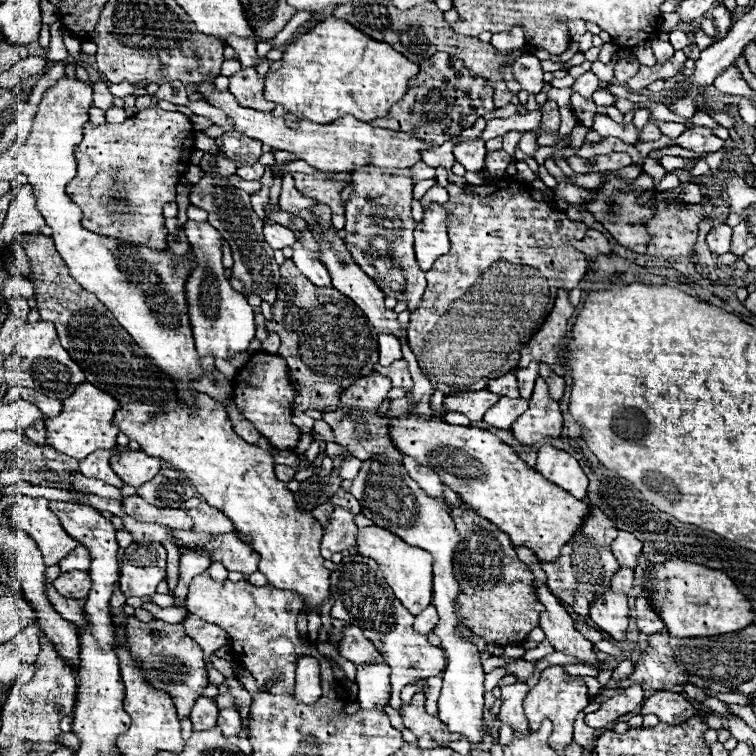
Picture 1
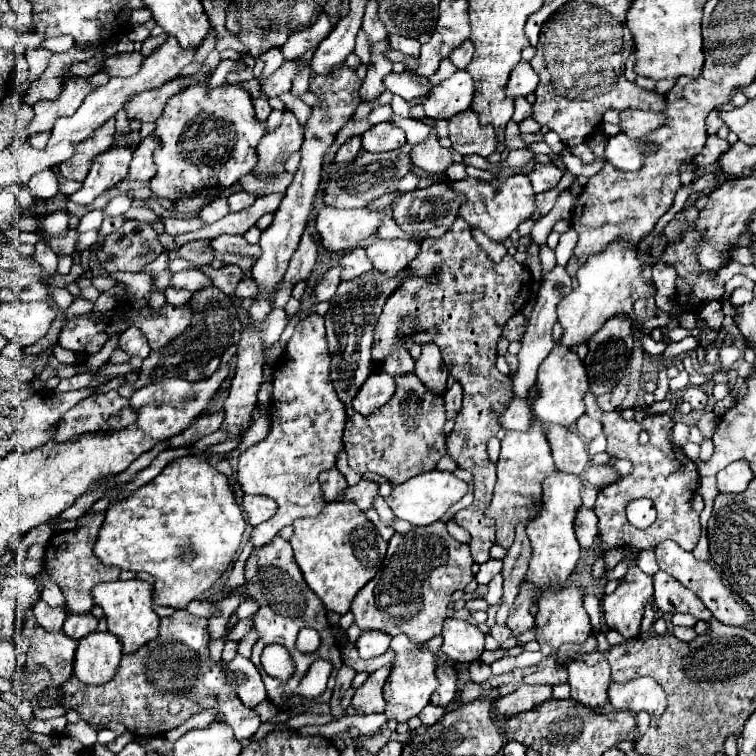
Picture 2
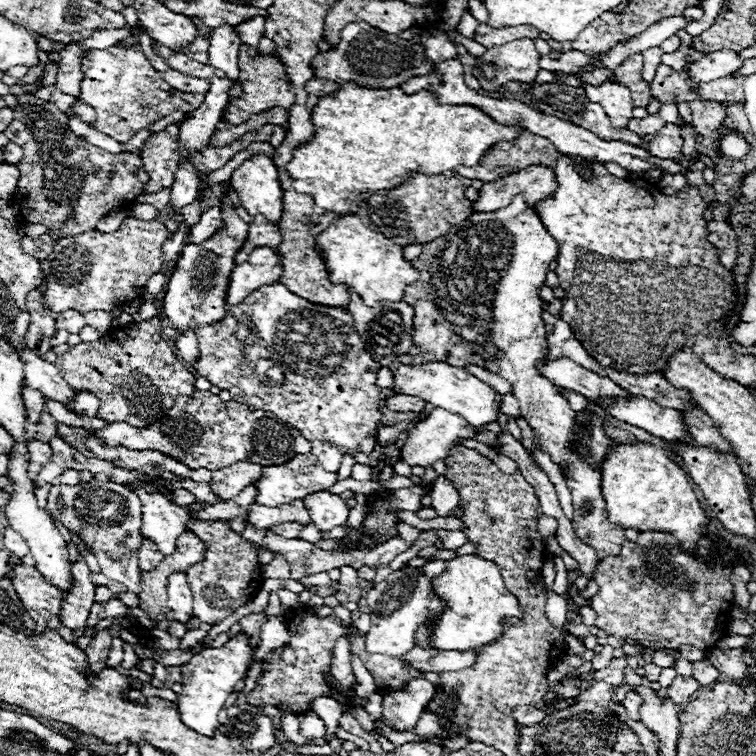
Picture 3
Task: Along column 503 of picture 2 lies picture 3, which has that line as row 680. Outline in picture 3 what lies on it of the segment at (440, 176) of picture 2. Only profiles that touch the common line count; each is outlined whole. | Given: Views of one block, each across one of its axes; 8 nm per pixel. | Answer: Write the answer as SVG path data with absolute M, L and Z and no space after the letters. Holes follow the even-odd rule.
M244 632L232 636L222 648L206 648L200 654L194 654L192 660L182 666L182 692L176 700L182 722L204 736L212 736L214 730L220 726L218 712L222 710L236 682L246 676L246 670L252 666L254 656L256 648L250 646Z

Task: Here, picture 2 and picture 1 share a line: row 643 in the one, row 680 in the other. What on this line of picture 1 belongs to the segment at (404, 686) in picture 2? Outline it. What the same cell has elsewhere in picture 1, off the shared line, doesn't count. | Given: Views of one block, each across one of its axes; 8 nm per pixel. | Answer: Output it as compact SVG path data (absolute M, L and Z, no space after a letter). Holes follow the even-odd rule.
M348 554L330 574L332 600L334 606L330 610L332 618L340 618L358 626L364 636L368 636L386 656L386 664L392 668L392 698L390 706L400 710L400 690L406 684L412 684L416 678L438 676L444 670L444 650L432 646L424 634L418 634L412 624L414 616L396 600L394 592L388 588L378 564L362 554Z

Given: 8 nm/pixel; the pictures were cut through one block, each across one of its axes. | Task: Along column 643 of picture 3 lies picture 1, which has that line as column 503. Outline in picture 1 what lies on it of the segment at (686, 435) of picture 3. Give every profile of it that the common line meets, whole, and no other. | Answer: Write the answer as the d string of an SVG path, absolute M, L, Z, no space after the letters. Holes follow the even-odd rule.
M508 396L500 398L496 408L490 408L486 414L484 414L484 422L488 422L490 426L494 428L500 428L500 430L510 430L512 424L516 422L516 418L528 408L528 400L512 400Z

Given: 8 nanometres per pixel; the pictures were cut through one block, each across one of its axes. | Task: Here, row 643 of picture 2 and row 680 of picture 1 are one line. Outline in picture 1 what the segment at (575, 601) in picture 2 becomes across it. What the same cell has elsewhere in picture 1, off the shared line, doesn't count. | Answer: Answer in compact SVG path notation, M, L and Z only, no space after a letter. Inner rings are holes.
M548 666L542 674L540 674L540 680L536 686L530 688L528 696L524 698L524 712L528 716L528 722L530 722L530 728L538 728L540 726L540 720L548 718L552 720L554 728L552 728L552 734L550 734L550 744L552 748L556 748L560 754L564 754L564 746L568 742L572 742L572 724L576 720L576 716L586 708L588 704L588 696L586 696L586 684L584 684L584 678L576 678L576 680L568 680L568 672L564 672L562 666Z

